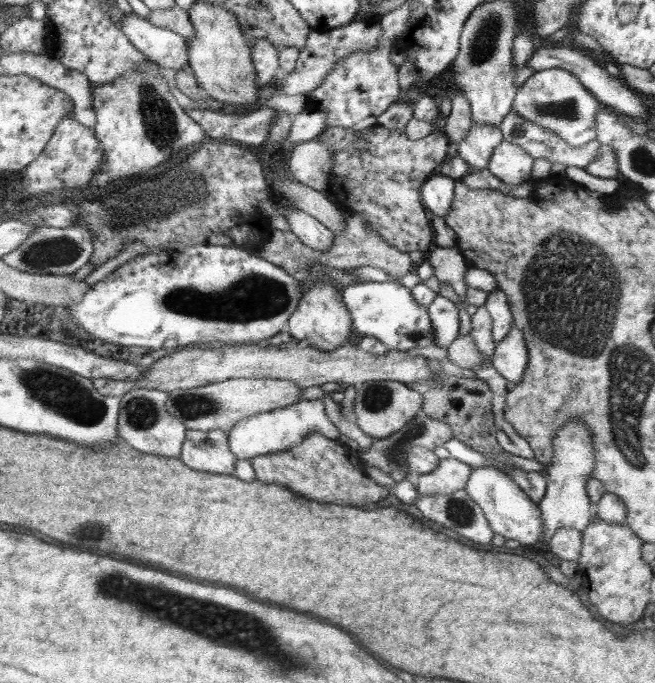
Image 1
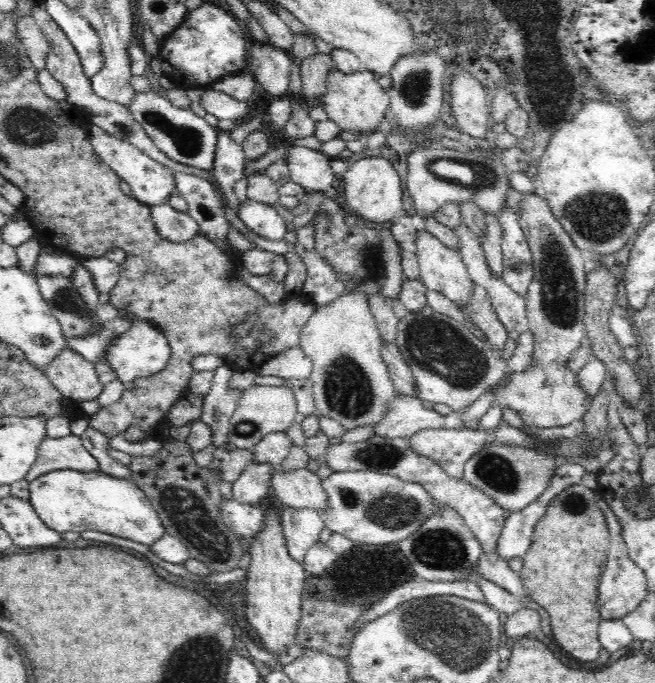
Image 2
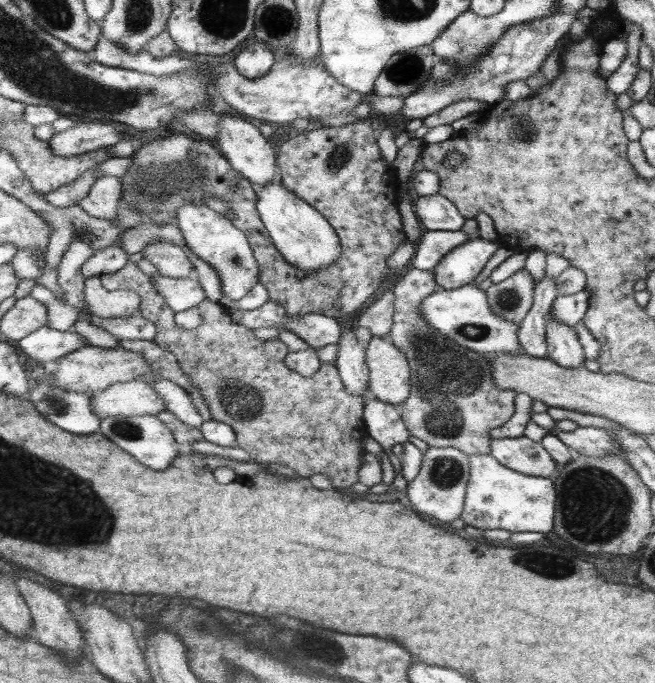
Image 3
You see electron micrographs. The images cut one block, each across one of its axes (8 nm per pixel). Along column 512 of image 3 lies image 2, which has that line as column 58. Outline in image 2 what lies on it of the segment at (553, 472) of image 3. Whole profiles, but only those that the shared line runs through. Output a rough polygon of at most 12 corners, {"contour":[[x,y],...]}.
{"contour":[[46,437],[23,479],[52,470],[92,472],[98,461],[80,437]]}

